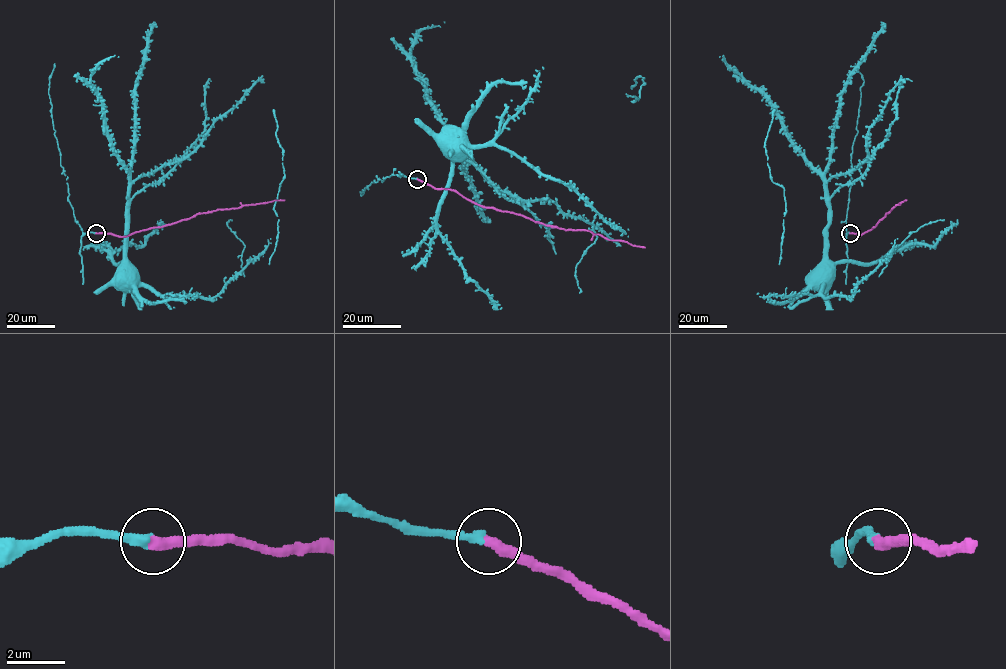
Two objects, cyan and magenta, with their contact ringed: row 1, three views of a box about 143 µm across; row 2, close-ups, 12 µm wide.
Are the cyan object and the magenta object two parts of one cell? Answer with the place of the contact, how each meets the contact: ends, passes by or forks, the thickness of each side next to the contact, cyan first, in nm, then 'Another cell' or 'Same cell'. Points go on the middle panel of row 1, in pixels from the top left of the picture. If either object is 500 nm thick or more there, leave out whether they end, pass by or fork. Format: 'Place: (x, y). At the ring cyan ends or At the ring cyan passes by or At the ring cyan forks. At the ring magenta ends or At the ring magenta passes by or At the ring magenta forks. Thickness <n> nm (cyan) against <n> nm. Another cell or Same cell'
Place: (417, 179). At the ring cyan ends. At the ring magenta ends. Thickness 320 nm (cyan) against 420 nm. Same cell

